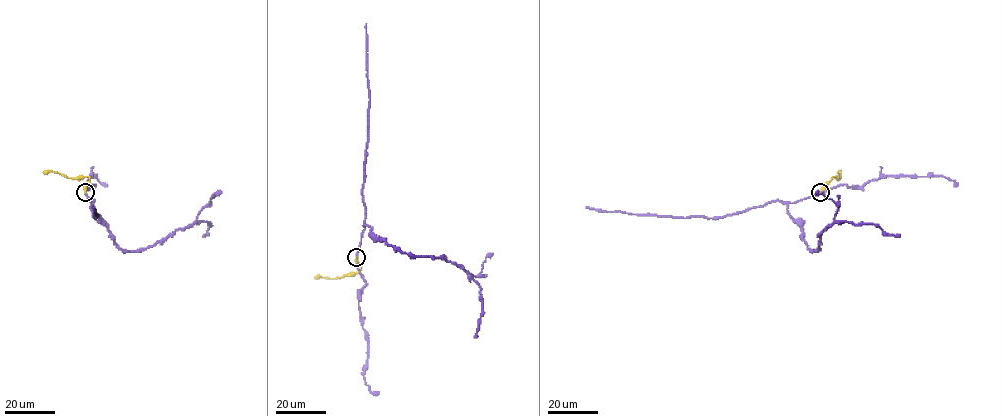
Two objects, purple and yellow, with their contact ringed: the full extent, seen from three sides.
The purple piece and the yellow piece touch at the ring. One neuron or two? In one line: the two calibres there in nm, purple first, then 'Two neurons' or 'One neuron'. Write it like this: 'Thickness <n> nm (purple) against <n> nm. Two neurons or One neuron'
Thickness 280 nm (purple) against 190 nm. Two neurons

